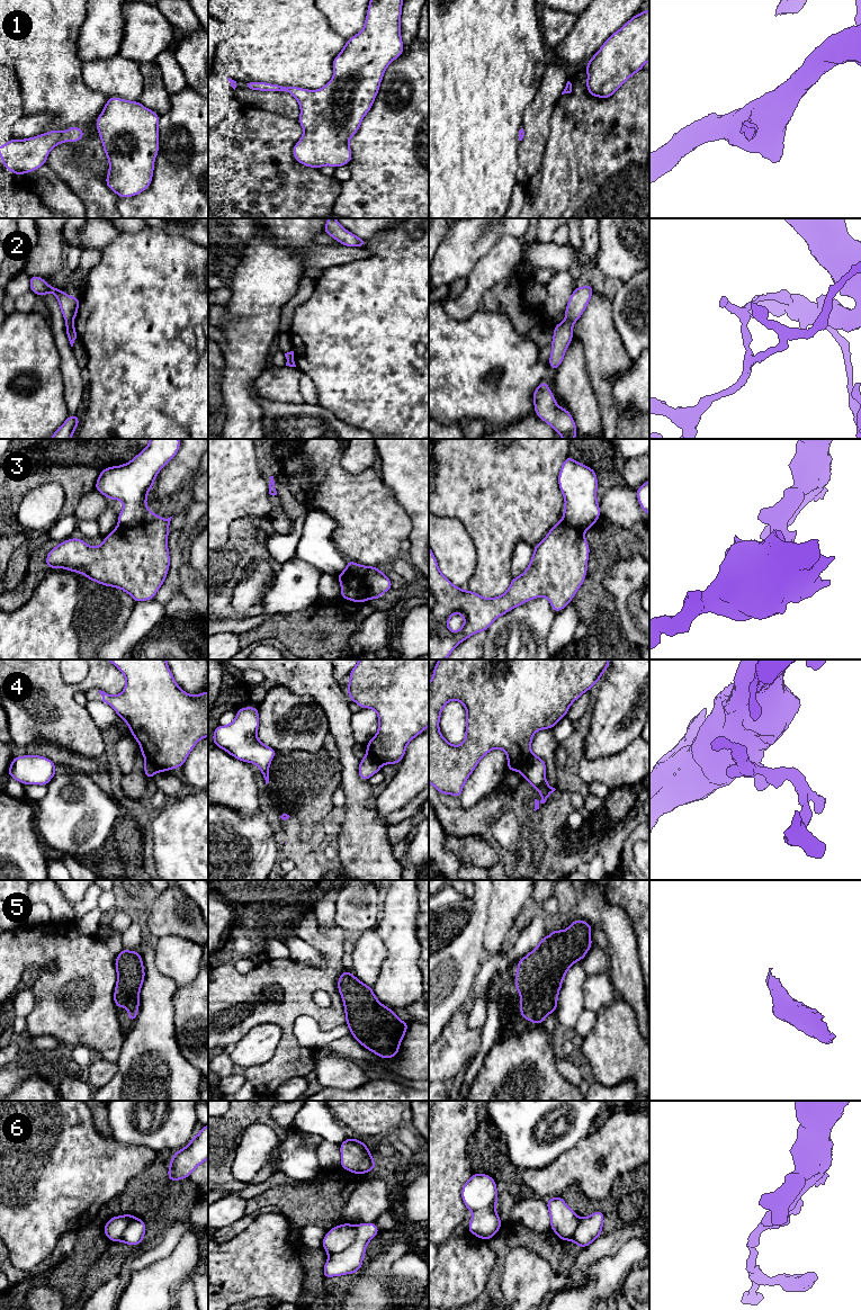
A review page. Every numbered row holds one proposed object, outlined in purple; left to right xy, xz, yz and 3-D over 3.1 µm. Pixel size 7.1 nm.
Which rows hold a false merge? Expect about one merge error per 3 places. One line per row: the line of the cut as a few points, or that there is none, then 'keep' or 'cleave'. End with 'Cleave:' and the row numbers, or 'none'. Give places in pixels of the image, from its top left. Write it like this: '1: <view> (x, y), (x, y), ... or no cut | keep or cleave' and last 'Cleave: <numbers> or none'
1: no cut | keep
2: yz (566, 317), (573, 323) | cleave
3: xz (340, 581), (343, 579), (356, 579), (371, 597) | cleave
4: yz (532, 755), (520, 771) | cleave
5: no cut | keep
6: xz (356, 1226), (355, 1240), (340, 1252), (329, 1255) | cleave
Cleave: 2, 3, 4, 6

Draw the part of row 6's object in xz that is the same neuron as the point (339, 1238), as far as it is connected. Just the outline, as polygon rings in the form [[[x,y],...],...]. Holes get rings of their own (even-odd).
[[[342,1223],[330,1229],[322,1239],[322,1247],[326,1253],[341,1253],[352,1245],[357,1235],[357,1228],[351,1223]]]

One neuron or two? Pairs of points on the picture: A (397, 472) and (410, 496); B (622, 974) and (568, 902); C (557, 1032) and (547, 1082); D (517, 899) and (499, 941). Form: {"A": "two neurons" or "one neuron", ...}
{"A": "one neuron", "B": "two neurons", "C": "two neurons", "D": "one neuron"}

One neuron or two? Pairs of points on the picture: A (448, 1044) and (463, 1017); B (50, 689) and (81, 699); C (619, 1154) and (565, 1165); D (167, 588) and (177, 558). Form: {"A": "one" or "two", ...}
{"A": "one", "B": "two", "C": "one", "D": "one"}

